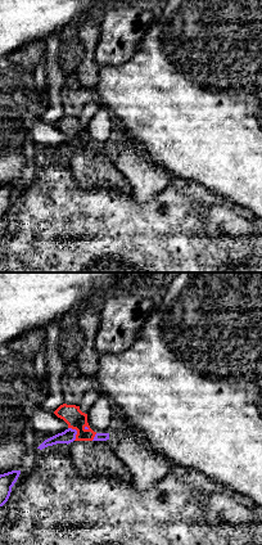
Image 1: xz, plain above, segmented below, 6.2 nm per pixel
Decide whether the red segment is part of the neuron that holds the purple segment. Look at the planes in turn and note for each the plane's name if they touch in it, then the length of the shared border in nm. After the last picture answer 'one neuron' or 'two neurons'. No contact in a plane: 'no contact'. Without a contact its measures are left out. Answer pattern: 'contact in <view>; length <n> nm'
contact in xz; length 100 nm

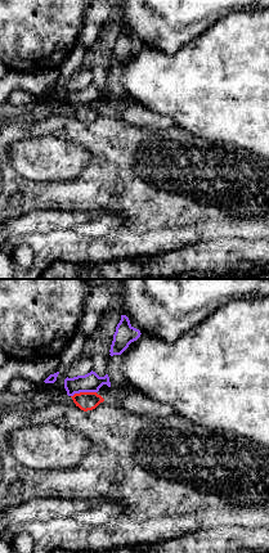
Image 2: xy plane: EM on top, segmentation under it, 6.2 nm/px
contact in xy; length 160 nm

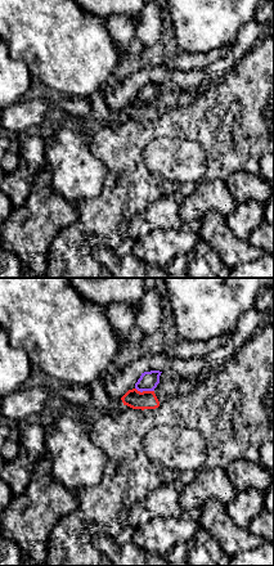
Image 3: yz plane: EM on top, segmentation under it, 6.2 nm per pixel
contact in yz; length 120 nm

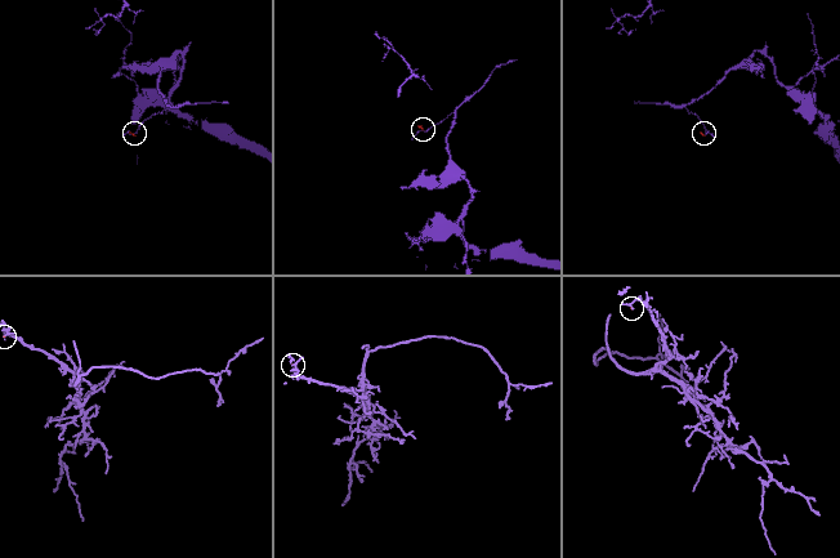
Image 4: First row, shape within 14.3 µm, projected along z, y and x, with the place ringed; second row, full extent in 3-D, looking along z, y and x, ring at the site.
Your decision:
two neurons

